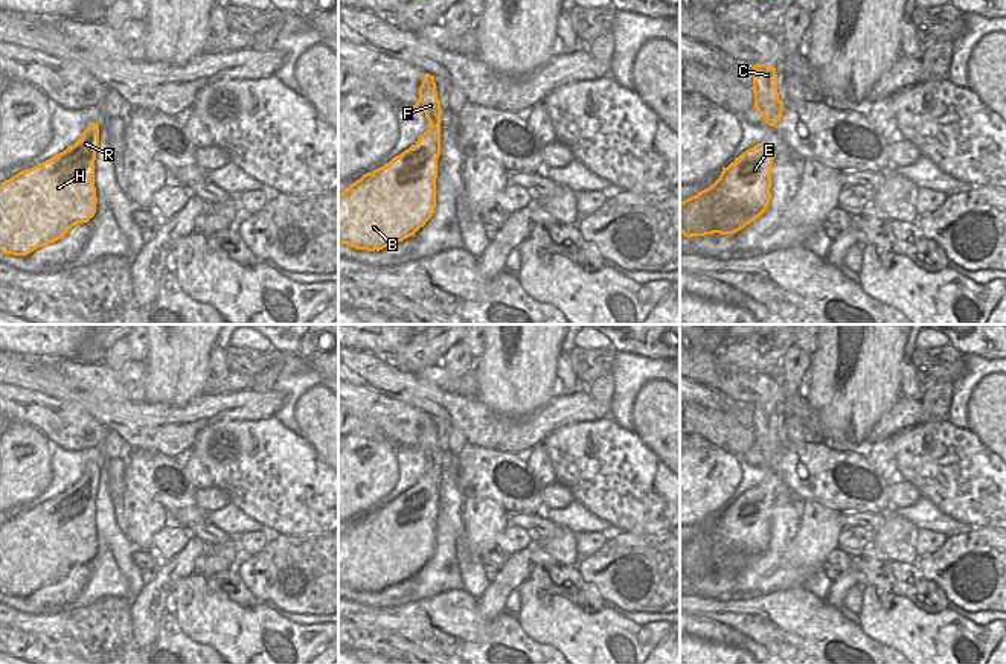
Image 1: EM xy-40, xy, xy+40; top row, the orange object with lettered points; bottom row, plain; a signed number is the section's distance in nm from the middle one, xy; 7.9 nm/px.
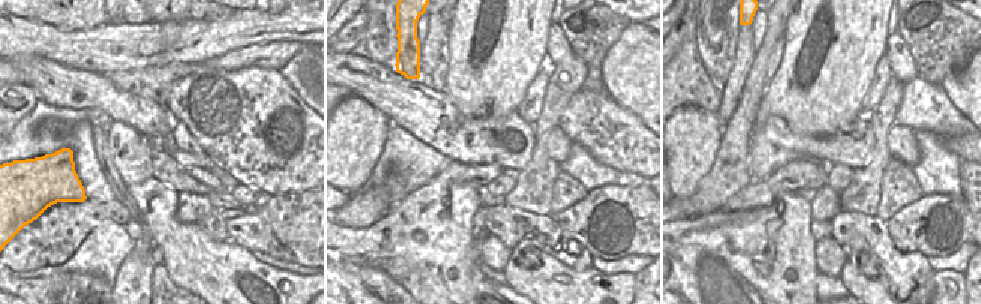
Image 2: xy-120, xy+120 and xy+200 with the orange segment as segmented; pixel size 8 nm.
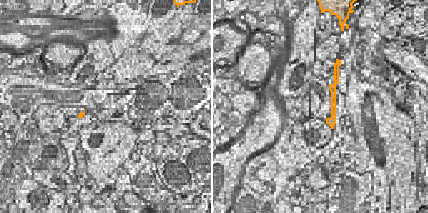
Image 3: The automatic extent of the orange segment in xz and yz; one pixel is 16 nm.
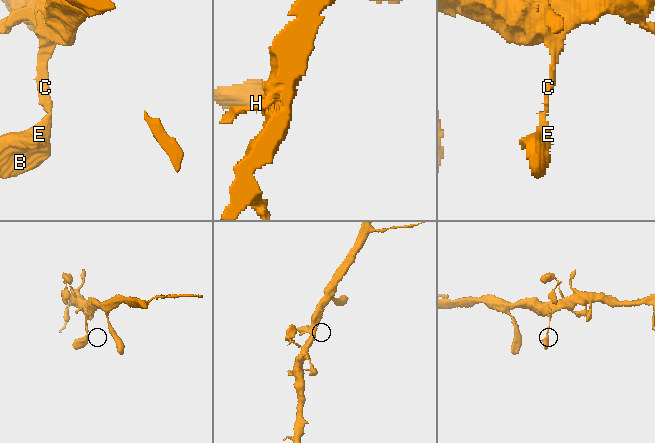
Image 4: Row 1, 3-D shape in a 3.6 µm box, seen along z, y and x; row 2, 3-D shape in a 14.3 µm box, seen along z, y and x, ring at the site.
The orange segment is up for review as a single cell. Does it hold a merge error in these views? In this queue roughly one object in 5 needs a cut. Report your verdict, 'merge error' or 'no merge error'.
no merge error

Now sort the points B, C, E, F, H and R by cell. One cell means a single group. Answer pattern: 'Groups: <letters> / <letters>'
Groups: B C E F H R.

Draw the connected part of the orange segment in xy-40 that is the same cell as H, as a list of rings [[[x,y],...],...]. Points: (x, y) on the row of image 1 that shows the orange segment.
[[[99,123],[66,151],[0,184],[0,251],[27,256],[96,213]]]

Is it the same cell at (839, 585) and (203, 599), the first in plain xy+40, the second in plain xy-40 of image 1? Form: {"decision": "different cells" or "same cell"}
{"decision": "different cells"}

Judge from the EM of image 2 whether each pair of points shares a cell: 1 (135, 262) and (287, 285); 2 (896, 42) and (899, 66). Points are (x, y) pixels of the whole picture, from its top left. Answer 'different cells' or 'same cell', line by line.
1: different cells
2: same cell

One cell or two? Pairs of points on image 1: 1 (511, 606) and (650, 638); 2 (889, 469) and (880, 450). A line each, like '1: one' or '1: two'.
1: two
2: one

